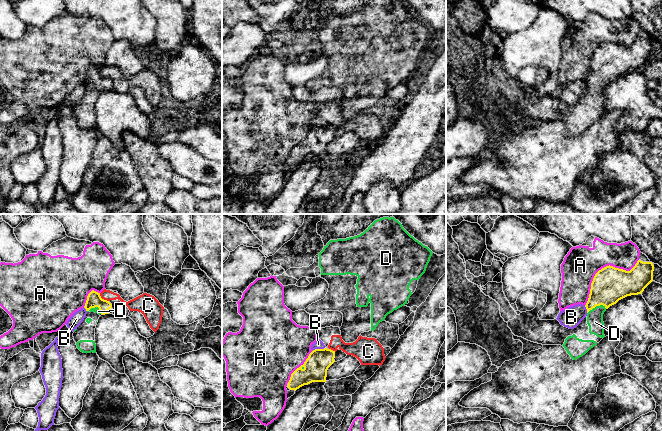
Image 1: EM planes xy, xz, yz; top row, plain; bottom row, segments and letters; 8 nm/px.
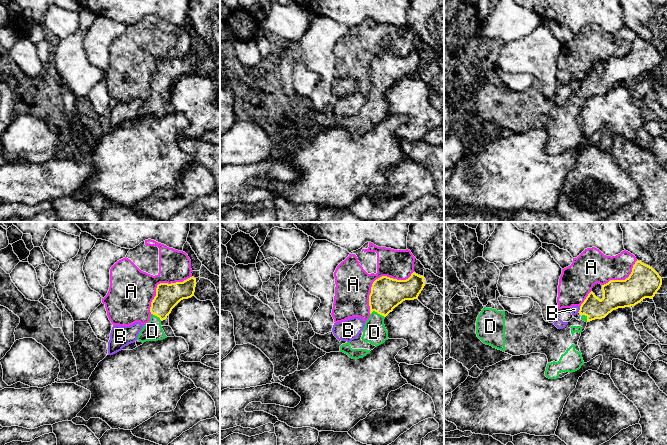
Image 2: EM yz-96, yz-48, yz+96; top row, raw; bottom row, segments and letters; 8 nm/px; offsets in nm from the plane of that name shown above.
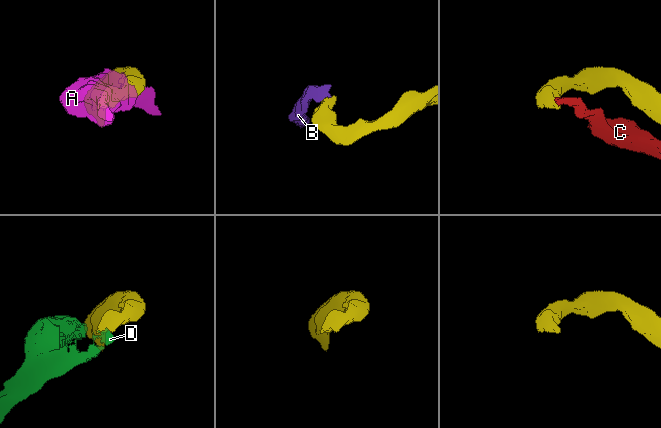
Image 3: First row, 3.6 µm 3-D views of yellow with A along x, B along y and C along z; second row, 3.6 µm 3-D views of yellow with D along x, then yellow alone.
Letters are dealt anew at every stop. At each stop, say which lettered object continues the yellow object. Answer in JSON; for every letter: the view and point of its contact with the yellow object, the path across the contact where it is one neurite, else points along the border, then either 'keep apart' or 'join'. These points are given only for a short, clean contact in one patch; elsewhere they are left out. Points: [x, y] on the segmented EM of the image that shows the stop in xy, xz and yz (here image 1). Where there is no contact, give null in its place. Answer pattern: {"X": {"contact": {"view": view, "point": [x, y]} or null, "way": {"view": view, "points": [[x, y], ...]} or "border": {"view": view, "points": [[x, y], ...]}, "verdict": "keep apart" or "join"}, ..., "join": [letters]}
{"A": {"contact": {"view": "yz", "point": [602, 268]}, "verdict": "keep apart"}, "B": {"contact": {"view": "xz", "point": [318, 349]}, "border": {"view": "xz", "points": [[324, 347], [312, 351]]}, "verdict": "keep apart"}, "C": {"contact": {"view": "xy", "point": [103, 299]}, "border": {"view": "xy", "points": [[99, 293], [102, 298], [108, 301]]}, "verdict": "keep apart"}, "D": {"contact": {"view": "yz", "point": [596, 305]}, "way": {"view": "yz", "points": [[610, 284], [596, 305], [595, 322]]}, "verdict": "join"}, "join": ["D"]}

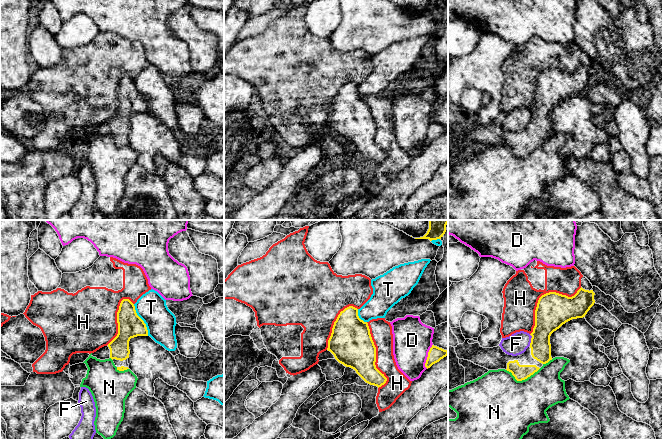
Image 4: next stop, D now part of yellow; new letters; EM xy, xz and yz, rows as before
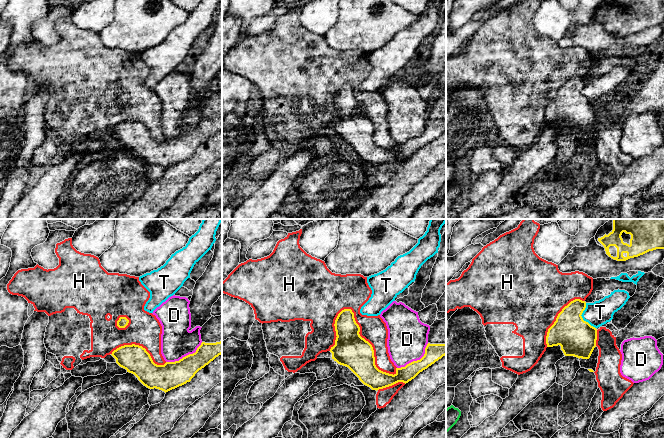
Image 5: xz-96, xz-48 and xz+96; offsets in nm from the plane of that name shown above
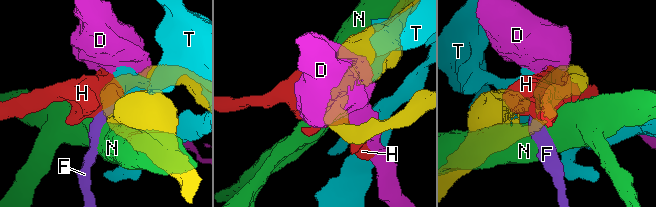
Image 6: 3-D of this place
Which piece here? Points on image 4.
{"D": {"contact": {"view": "xz", "point": [428, 356]}, "verdict": "keep apart"}, "F": {"contact": {"view": "yz", "point": [531, 340]}, "verdict": "keep apart"}, "H": {"contact": {"view": "yz", "point": [542, 295]}, "verdict": "keep apart"}, "N": {"contact": {"view": "yz", "point": [522, 379]}, "verdict": "keep apart"}, "T": {"contact": {"view": "xy", "point": [142, 320]}, "border": {"view": "xy", "points": [[133, 304], [136, 314], [145, 324], [148, 335]]}, "verdict": "keep apart"}, "join": []}

